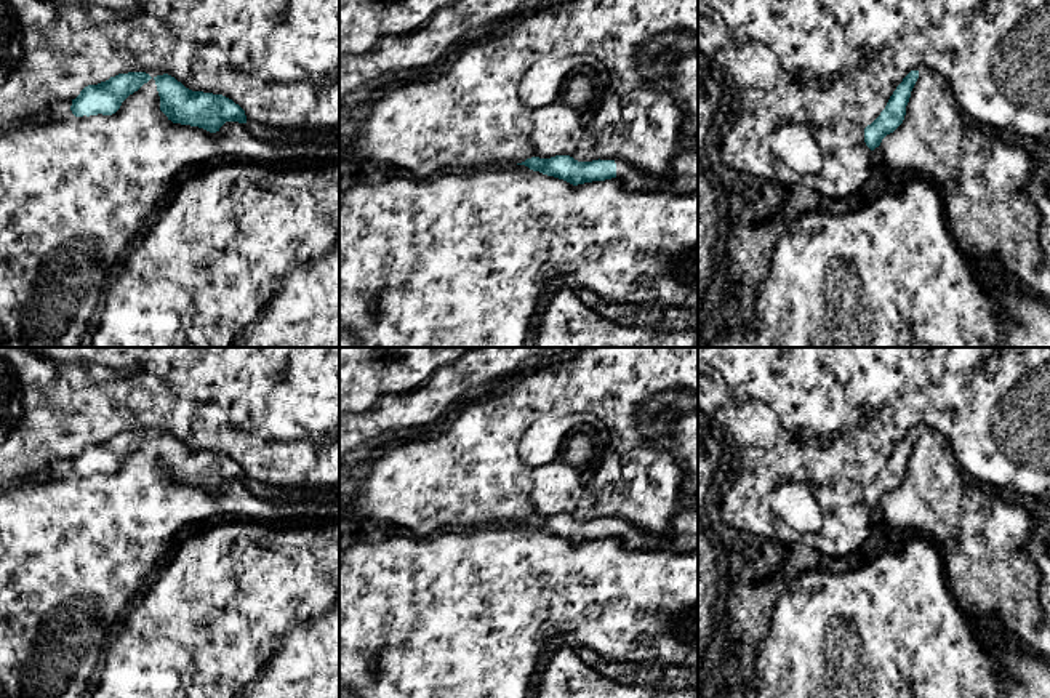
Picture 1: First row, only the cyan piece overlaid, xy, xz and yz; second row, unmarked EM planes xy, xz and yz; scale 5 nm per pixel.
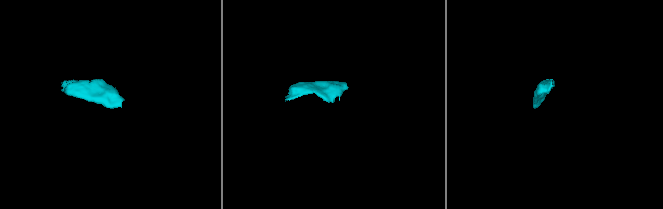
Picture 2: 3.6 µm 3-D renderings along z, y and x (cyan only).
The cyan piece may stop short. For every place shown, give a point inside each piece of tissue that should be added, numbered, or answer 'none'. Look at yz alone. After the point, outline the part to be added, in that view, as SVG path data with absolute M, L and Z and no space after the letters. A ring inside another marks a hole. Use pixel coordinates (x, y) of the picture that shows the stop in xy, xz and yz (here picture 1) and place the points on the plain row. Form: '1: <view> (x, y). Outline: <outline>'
none

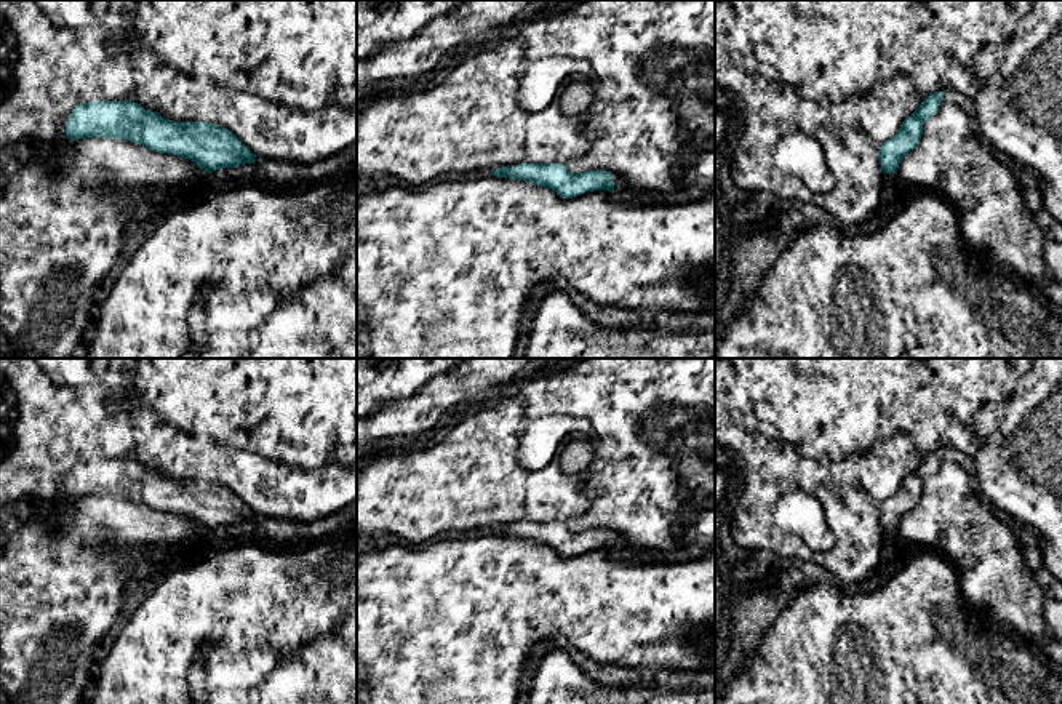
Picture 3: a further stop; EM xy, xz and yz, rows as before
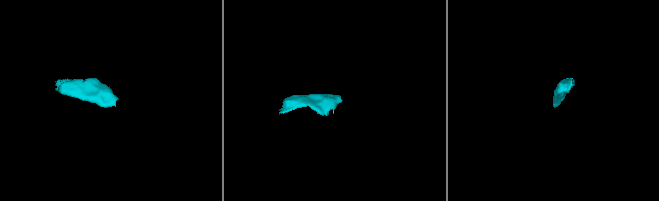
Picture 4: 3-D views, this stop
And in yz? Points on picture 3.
none

